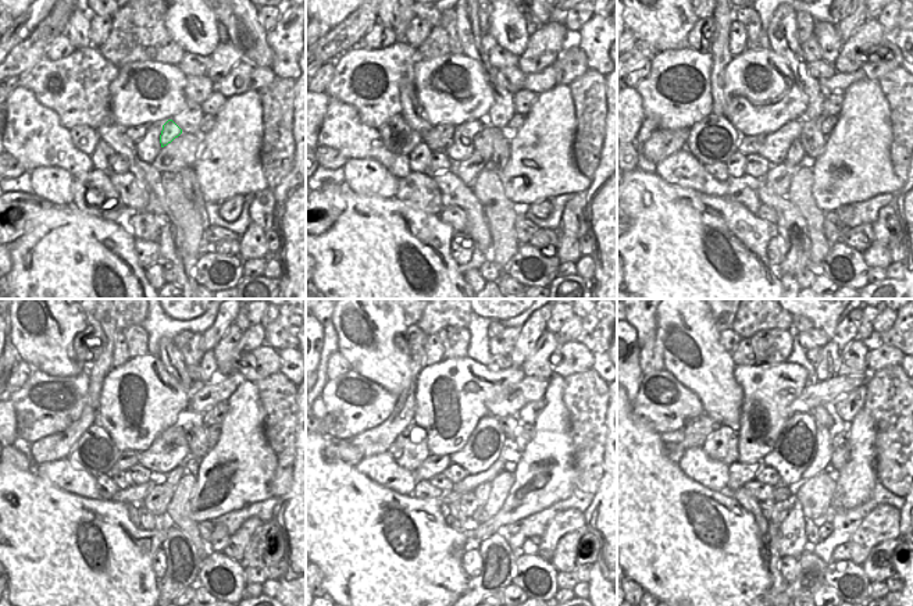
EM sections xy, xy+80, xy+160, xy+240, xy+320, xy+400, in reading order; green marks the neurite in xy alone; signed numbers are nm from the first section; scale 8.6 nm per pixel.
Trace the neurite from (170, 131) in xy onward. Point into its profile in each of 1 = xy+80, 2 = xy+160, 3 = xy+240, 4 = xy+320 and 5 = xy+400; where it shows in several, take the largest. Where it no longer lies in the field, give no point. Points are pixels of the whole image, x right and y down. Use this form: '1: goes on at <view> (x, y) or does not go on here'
1: goes on at xy+80 (482, 139)
2: goes on at xy+160 (796, 156)
3: goes on at xy+240 (171, 480)
4: goes on at xy+320 (482, 491)
5: goes on at xy+400 (792, 541)

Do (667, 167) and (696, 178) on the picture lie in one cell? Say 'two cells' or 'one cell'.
one cell

